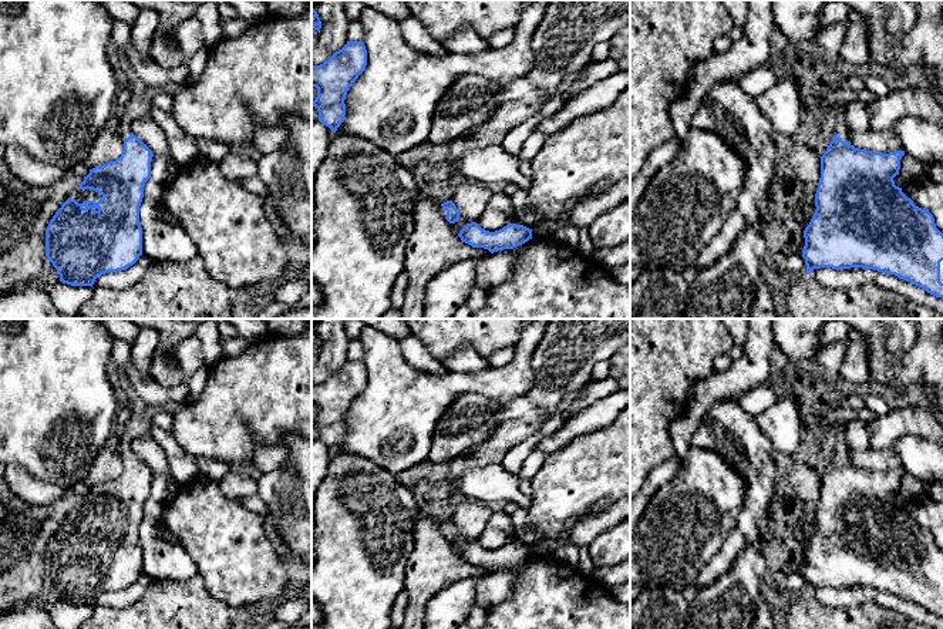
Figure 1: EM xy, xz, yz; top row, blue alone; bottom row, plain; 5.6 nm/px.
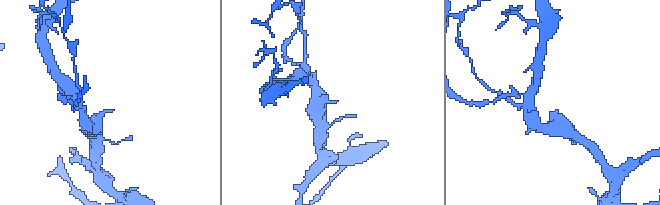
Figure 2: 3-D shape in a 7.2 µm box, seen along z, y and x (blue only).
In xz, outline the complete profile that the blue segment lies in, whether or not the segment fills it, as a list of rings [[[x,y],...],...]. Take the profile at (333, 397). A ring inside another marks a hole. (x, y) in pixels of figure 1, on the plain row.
[[[347,360],[347,363],[336,370],[327,380],[320,384],[311,384],[311,406],[317,407],[317,416],[311,421],[319,430],[319,440],[336,450],[346,434],[346,414],[353,401],[364,390],[367,384],[367,369],[363,360]]]

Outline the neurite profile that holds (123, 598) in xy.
[[[142,572],[139,578],[128,588],[108,591],[105,593],[98,595],[92,603],[92,608],[94,606],[108,606],[114,609],[129,608],[144,596],[145,591],[149,588],[152,582],[154,579]]]

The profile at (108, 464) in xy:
[[[114,443],[102,447],[100,454],[92,461],[92,465],[85,477],[85,484],[92,488],[98,484],[115,480],[124,470],[124,458]]]

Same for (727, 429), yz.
[[[720,400],[704,416],[691,438],[691,445],[715,451],[747,481],[744,507],[735,528],[721,551],[701,571],[694,585],[683,591],[687,602],[725,574],[737,555],[769,524],[769,504],[775,491],[777,465],[769,440],[754,416],[737,400]]]

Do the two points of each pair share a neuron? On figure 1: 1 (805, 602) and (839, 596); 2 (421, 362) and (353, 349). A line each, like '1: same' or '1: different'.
1: different
2: different

